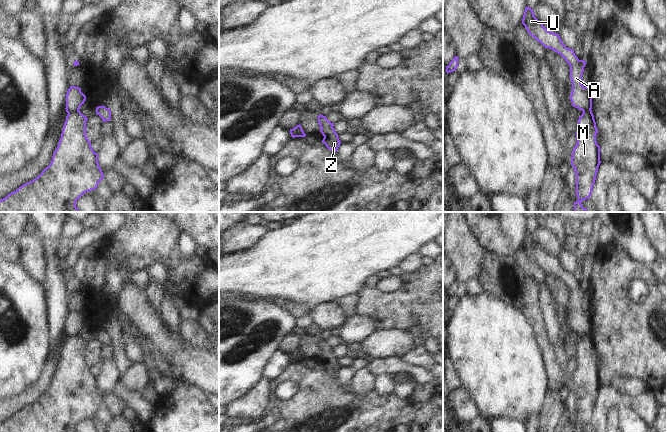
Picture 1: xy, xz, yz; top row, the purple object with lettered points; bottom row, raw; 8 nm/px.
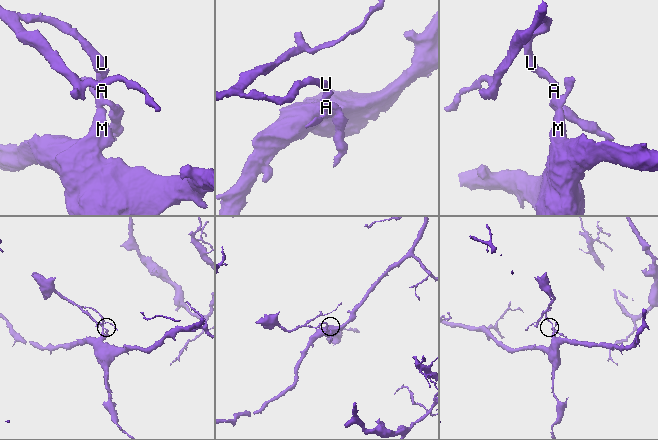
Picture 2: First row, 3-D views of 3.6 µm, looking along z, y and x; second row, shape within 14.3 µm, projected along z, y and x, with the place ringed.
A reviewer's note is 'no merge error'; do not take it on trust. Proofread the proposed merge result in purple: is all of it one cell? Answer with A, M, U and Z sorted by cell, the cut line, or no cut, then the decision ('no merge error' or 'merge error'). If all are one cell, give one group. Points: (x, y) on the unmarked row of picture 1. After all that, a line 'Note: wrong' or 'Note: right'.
groups A U Z / M; cut xy (78, 333), (68, 337); merge error
Note: wrong

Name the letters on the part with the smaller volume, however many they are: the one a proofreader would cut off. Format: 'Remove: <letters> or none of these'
Remove: A, U, Z

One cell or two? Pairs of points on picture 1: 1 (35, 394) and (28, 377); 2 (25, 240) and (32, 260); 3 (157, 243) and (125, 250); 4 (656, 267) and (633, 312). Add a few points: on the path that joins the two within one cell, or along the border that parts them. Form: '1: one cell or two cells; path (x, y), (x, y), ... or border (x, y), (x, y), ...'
1: two cells; border (46, 366), (42, 376), (33, 385), (11, 396)
2: one cell; path (30, 245), (32, 247), (32, 255)
3: one cell; path (149, 243), (133, 245)
4: two cells; border (649, 266), (656, 278)

